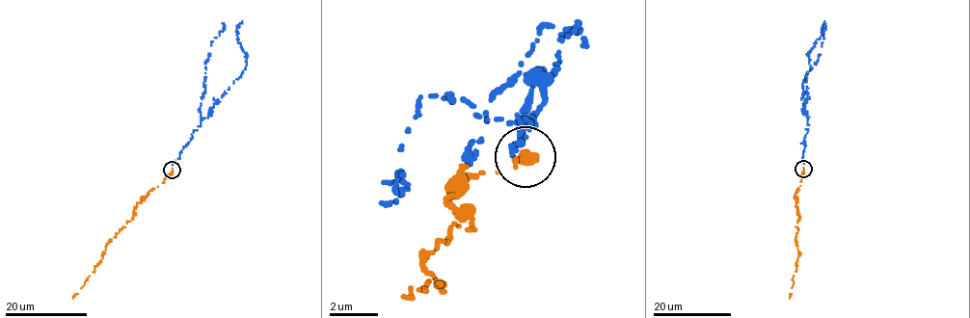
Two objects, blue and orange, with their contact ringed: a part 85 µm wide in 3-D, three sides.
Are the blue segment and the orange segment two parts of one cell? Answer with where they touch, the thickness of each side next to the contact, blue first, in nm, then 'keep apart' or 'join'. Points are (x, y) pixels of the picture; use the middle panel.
place (525, 156); calibres 180 and 220 nm; join

